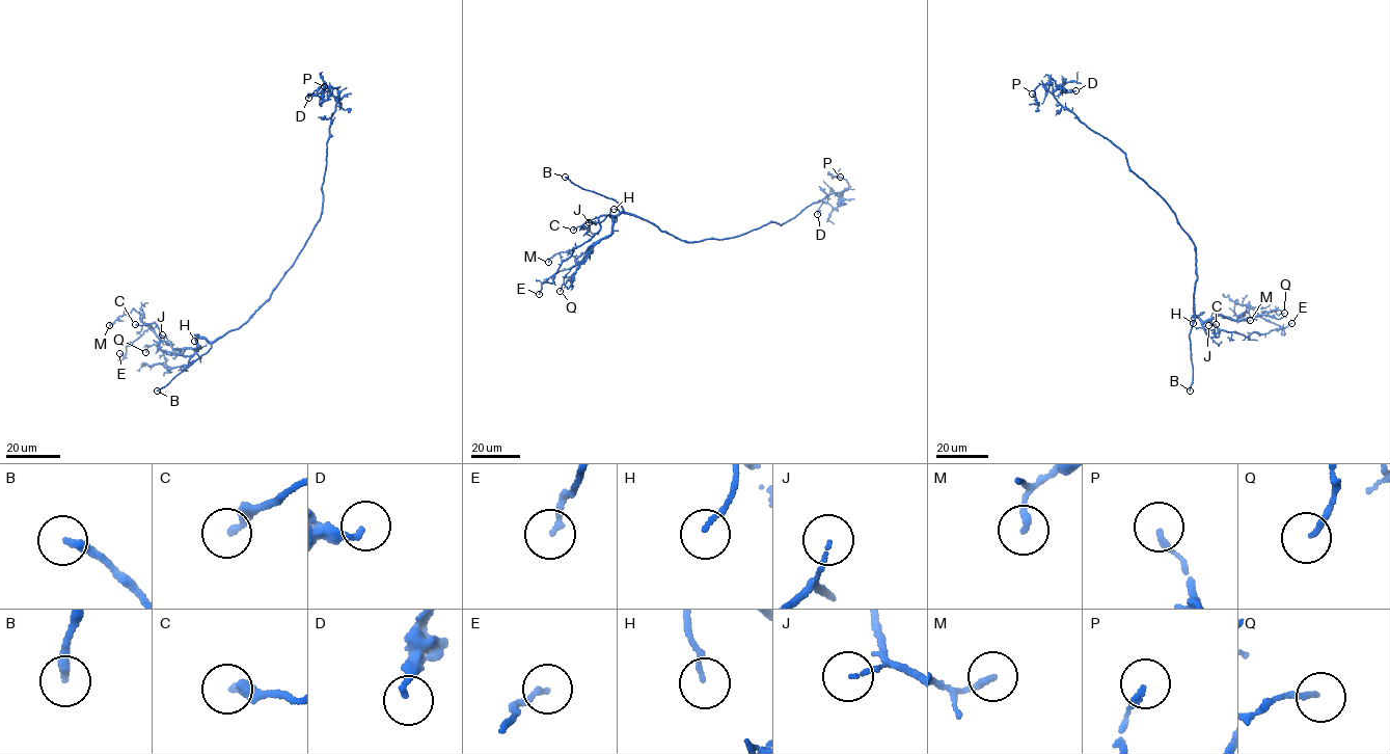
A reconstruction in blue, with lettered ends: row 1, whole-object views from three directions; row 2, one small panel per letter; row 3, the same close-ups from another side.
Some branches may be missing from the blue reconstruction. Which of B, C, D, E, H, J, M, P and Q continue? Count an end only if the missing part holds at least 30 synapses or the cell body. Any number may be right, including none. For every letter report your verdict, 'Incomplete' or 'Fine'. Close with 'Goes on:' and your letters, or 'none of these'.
B: Incomplete
C: Fine
D: Fine
E: Fine
H: Fine
J: Fine
M: Fine
P: Fine
Q: Fine
Goes on: B

